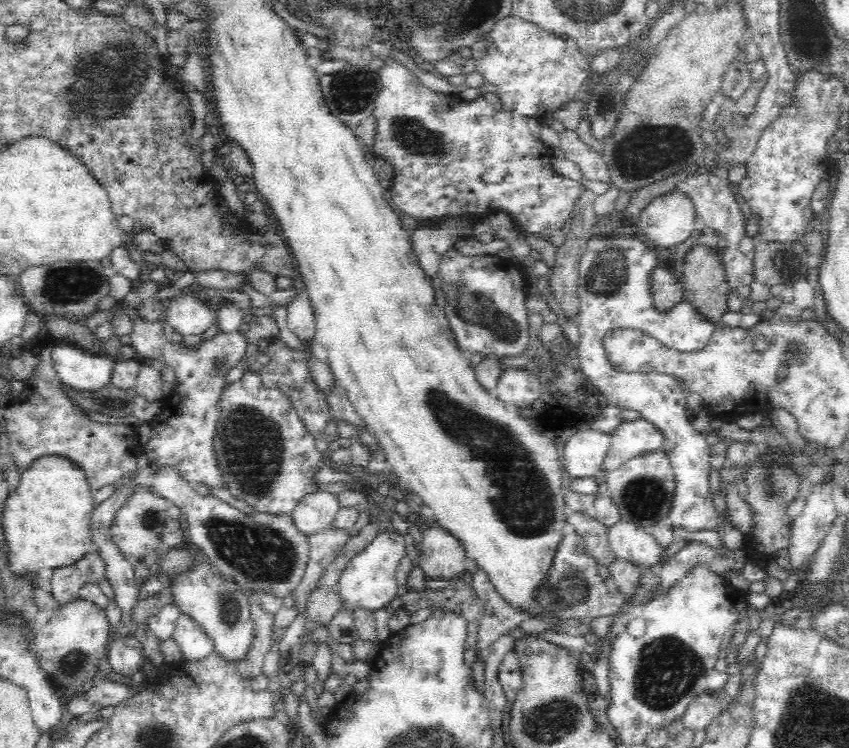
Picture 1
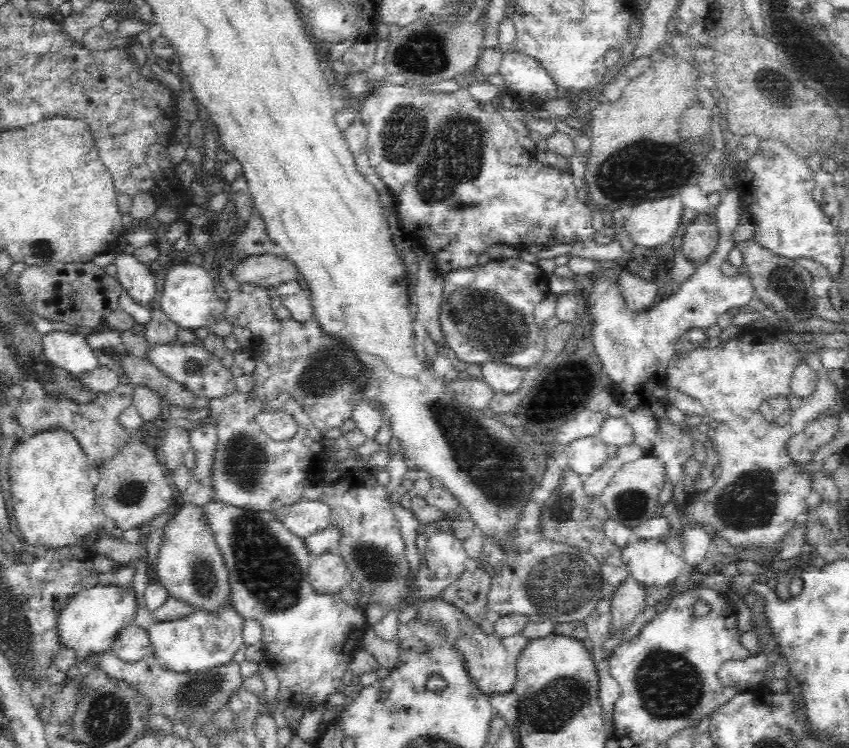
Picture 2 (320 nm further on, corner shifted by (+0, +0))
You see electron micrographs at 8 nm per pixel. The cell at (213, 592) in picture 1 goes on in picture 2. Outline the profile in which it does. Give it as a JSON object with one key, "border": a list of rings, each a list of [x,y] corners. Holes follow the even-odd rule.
{"border":[[[196,499],[186,500],[184,504],[171,516],[164,528],[164,540],[160,546],[157,562],[150,566],[150,570],[156,573],[157,583],[164,586],[169,597],[176,598],[188,607],[198,609],[197,612],[218,613],[232,608],[232,590],[229,573],[226,571],[220,549],[213,540],[213,534],[205,524],[201,507],[196,505]]]}

